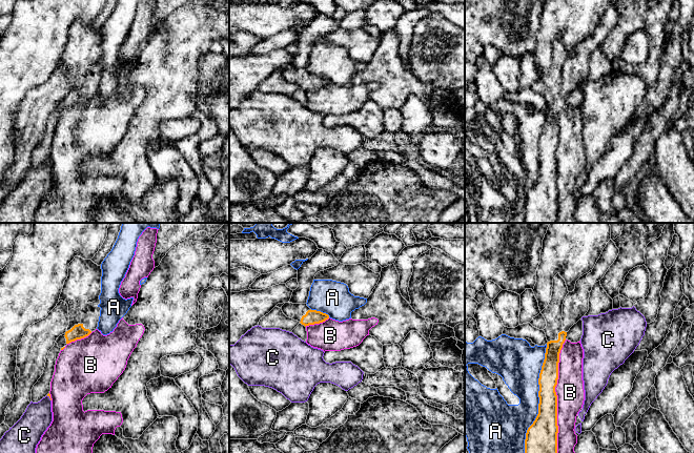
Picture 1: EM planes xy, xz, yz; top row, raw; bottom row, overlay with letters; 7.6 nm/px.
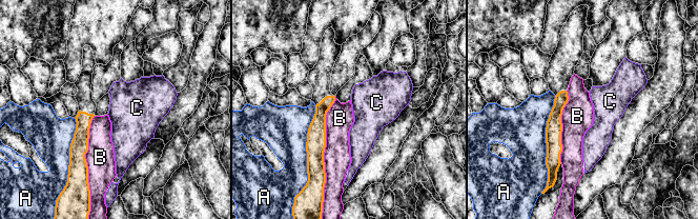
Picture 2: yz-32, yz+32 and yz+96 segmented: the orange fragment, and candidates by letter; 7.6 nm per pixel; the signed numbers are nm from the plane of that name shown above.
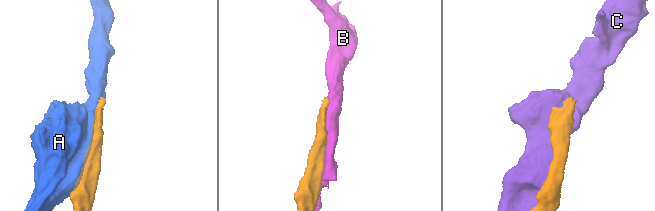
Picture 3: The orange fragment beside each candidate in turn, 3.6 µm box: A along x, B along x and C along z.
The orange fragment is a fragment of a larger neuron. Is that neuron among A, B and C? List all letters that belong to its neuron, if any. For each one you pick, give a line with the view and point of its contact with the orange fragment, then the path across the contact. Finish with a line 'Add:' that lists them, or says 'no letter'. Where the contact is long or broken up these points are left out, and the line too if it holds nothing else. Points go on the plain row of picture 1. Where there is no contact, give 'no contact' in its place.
Add: no letter

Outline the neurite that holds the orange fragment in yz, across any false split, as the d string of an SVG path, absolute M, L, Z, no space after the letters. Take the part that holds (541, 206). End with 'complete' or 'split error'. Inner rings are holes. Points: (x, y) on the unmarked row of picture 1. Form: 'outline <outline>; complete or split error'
outline M557 38L553 43L549 69L540 77L547 90L545 124L539 138L538 179L528 192L525 204L525 223L556 223L557 221L557 160L559 118L566 105L563 94L563 68L569 58L565 44Z; split error

